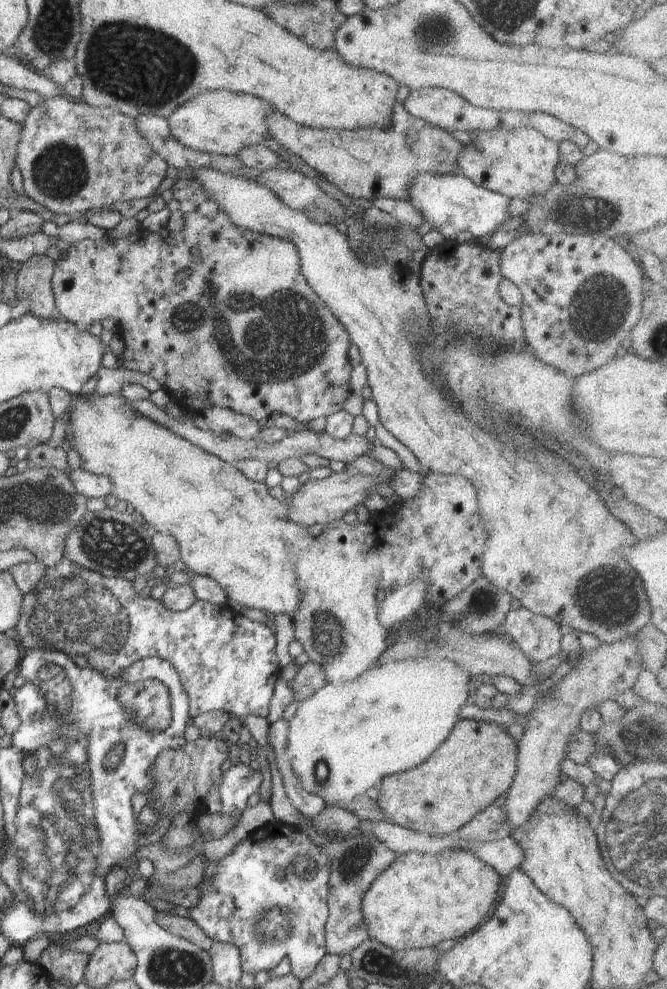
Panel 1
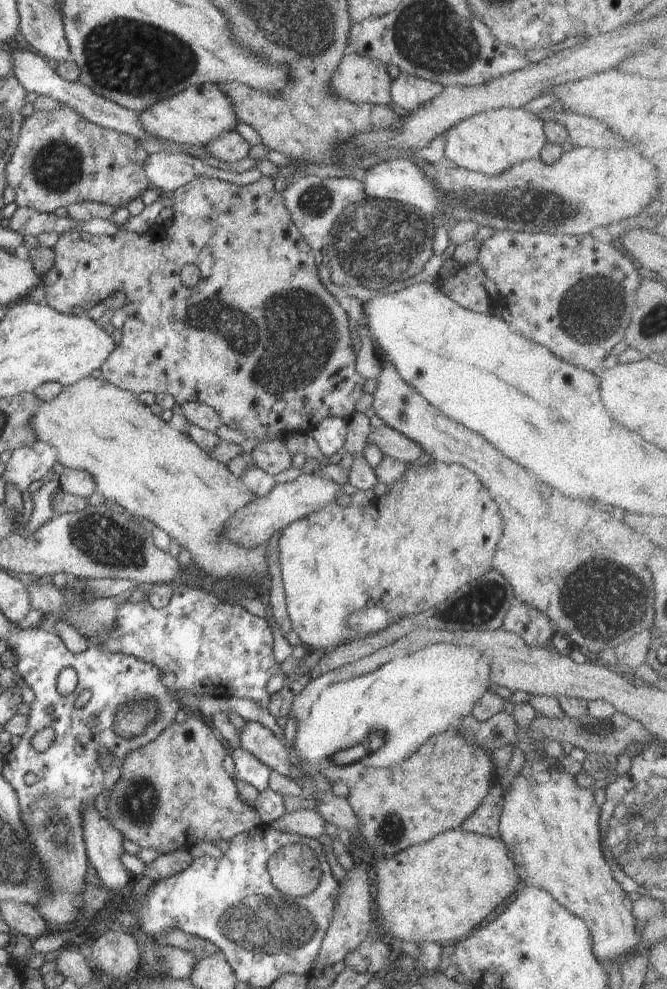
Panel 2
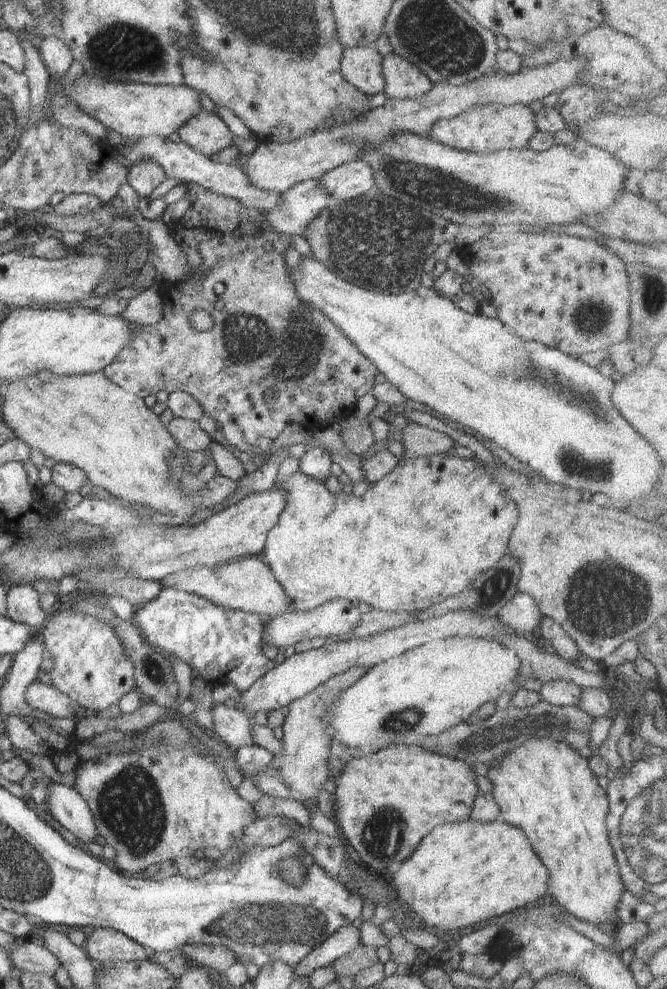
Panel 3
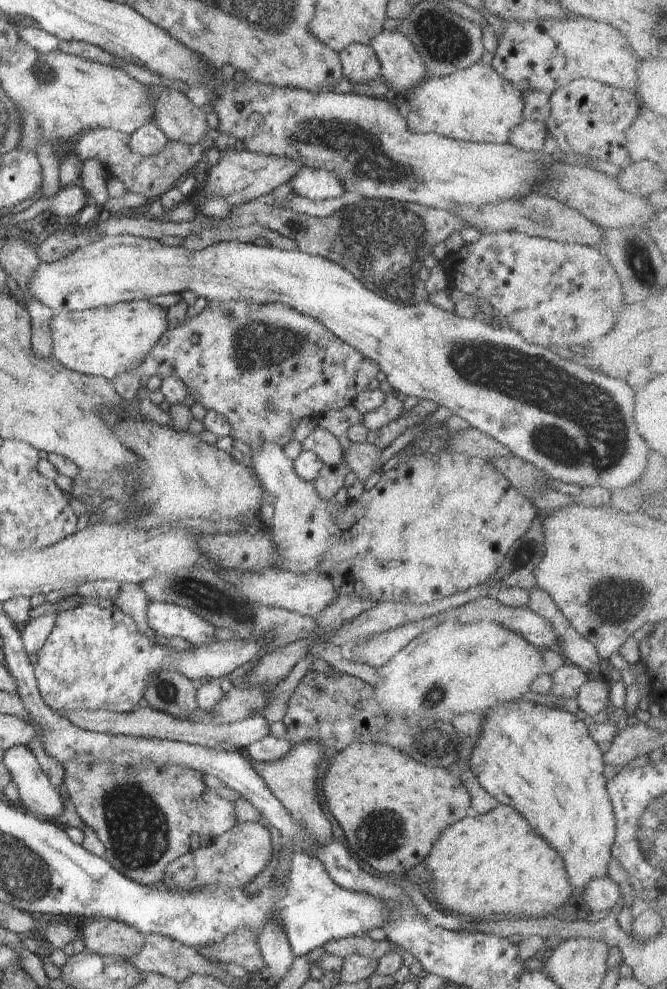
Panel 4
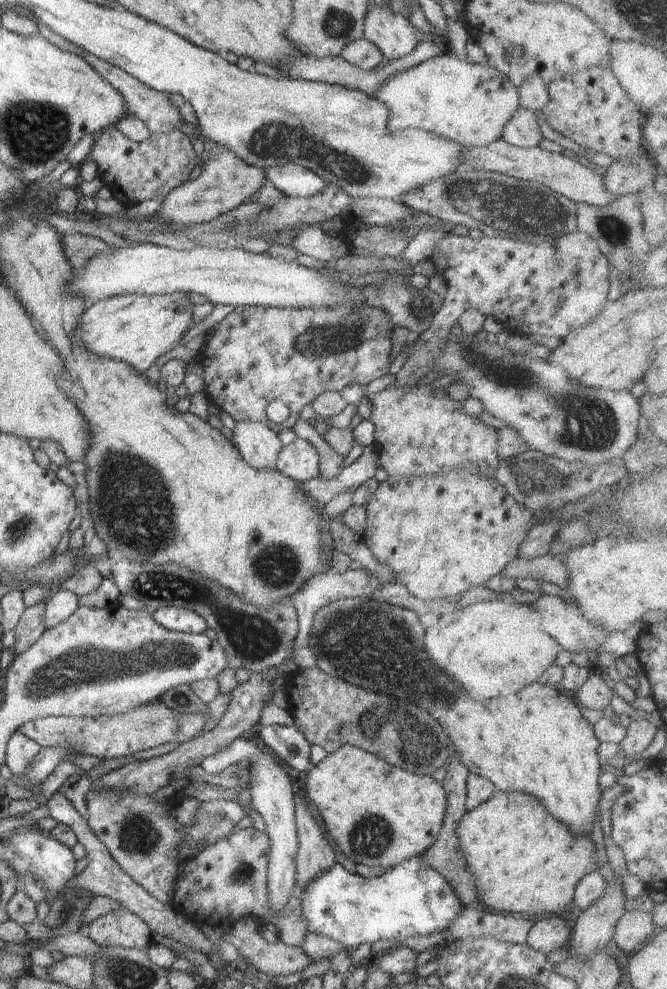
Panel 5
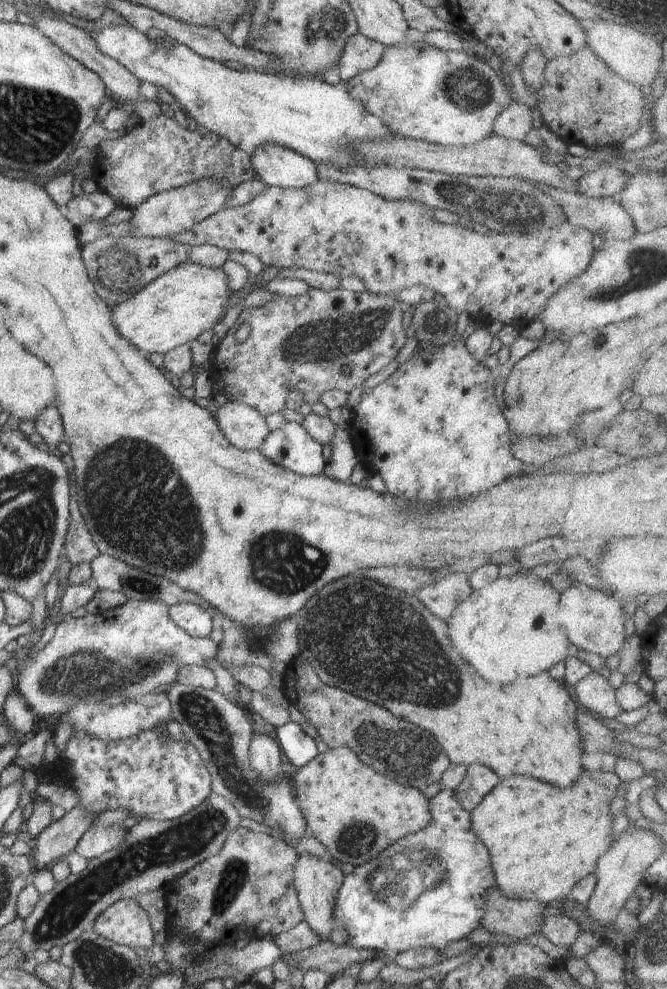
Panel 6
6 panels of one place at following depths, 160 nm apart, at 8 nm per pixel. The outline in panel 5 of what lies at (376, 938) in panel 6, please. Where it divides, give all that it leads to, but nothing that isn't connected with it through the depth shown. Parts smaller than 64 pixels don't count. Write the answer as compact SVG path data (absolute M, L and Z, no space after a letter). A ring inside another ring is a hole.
M423 855L412 856L376 878L351 874L335 863L328 872L320 872L316 880L298 891L297 897L306 932L326 936L353 950L379 940L404 942L416 934L443 934L463 908L452 886L442 878L442 874L424 862Z

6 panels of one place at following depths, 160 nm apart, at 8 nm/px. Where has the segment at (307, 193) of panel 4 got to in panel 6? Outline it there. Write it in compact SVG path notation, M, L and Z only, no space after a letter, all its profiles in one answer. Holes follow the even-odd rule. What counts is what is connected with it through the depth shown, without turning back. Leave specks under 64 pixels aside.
M280 144L258 148L251 162L257 177L270 187L296 190L308 188L319 180L314 163Z

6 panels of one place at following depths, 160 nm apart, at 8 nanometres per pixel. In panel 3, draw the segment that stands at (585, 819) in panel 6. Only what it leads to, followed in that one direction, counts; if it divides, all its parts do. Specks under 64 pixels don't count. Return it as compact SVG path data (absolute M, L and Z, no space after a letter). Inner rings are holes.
M466 820L462 823L445 823L432 828L418 844L418 848L408 856L408 860L389 873L386 878L395 899L408 915L427 931L444 934L448 930L460 930L468 926L486 922L492 918L503 917L512 910L524 906L537 905L548 901L548 870L540 864L532 852L528 838L518 828L502 821L478 822Z

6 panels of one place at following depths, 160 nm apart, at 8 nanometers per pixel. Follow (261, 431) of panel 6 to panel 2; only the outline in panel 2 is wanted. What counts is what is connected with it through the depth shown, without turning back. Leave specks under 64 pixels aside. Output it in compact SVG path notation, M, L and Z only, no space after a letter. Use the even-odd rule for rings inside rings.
M431 461L426 464L408 463L407 469L390 486L388 491L381 497L377 497L376 504L370 501L369 504L359 506L351 501L346 506L340 503L328 503L316 512L311 512L303 519L295 520L287 524L281 531L278 538L278 550L280 550L280 574L283 589L286 594L287 611L292 621L292 630L298 634L304 646L311 650L324 652L330 648L336 648L342 643L347 643L358 638L345 623L348 615L354 611L362 610L371 604L382 605L391 616L392 620L397 620L408 615L418 613L437 607L448 600L453 594L458 592L465 584L470 584L476 578L486 574L493 566L493 558L496 547L503 533L503 518L498 510L497 504L492 500L490 493L481 483L481 480L461 464L444 464L438 461Z

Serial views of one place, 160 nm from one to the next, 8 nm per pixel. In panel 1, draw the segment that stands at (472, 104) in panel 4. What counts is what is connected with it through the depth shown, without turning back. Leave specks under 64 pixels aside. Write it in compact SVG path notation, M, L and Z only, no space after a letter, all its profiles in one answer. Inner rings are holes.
M532 127L476 131L473 140L465 144L457 156L458 170L478 186L506 195L528 200L556 183L555 168L559 163L559 146Z

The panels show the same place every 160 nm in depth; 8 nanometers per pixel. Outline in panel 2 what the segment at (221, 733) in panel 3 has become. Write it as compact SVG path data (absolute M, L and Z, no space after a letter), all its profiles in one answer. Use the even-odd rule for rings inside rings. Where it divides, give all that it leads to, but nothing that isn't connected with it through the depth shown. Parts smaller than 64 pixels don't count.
M246 721L241 731L237 730L239 743L259 761L262 761L271 770L291 778L289 766L294 765L294 758L289 748L262 724Z

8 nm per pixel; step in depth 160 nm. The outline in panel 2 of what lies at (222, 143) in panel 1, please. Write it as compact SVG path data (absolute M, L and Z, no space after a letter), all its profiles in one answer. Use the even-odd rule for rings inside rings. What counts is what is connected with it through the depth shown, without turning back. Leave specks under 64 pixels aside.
M214 83L191 86L177 95L155 102L145 111L138 111L136 116L143 129L153 137L194 146L204 147L223 132L236 131L237 116L231 109L231 102Z

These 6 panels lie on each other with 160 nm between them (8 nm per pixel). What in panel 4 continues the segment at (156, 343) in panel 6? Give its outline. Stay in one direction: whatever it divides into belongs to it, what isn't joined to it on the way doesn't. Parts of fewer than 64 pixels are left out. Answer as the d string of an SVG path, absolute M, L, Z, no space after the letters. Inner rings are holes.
M148 299L79 312L54 312L49 329L54 350L52 356L68 370L100 376L112 383L116 376L130 372L136 364L140 364L144 354L164 335L168 326L166 314L166 308L152 304Z

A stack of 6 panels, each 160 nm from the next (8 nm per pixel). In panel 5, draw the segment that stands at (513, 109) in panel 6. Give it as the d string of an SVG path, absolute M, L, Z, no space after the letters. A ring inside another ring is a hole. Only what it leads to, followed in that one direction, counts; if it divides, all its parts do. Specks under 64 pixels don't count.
M520 106L515 115L504 125L501 138L517 147L538 146L542 136L537 116L530 109Z

